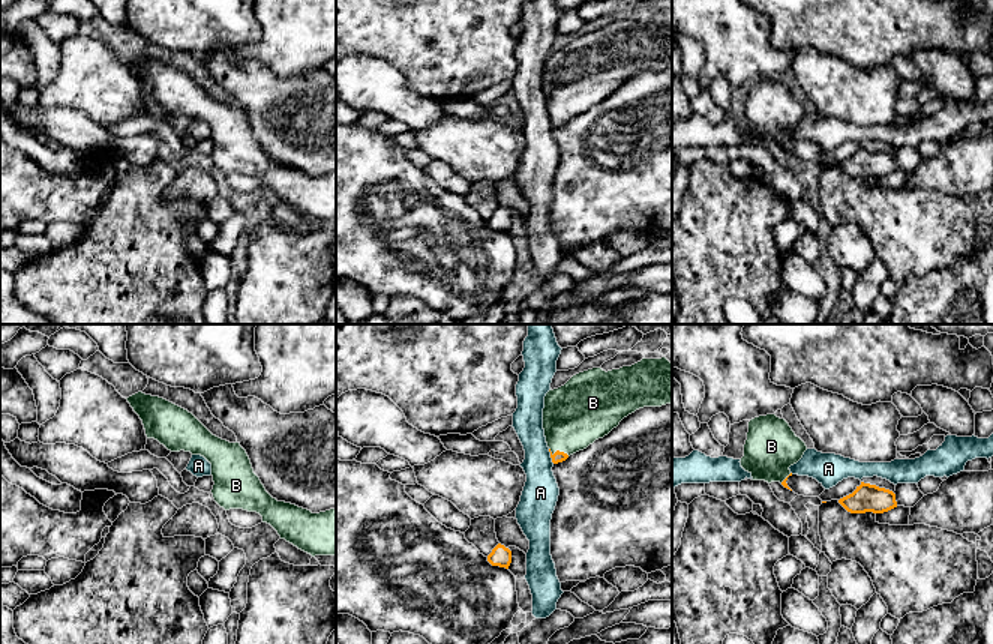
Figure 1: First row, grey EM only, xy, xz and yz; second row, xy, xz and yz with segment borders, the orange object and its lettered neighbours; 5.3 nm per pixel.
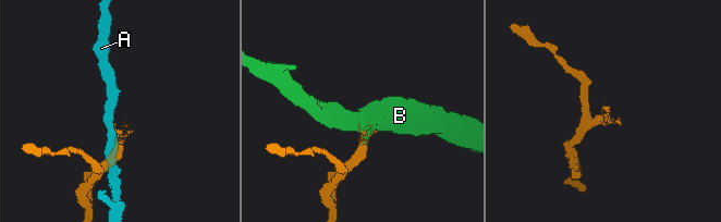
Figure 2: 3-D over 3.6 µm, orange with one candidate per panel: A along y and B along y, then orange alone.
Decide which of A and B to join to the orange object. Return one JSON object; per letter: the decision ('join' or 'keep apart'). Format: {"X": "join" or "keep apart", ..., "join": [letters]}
{"A": "keep apart", "B": "join", "join": ["B"]}

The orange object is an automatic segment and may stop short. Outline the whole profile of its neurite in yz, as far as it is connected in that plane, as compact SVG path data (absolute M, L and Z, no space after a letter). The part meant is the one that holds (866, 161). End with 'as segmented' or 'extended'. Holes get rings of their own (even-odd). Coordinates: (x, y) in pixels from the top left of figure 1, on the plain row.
M864 146L852 158L840 162L838 167L850 177L884 177L897 171L892 155Z; as segmented

